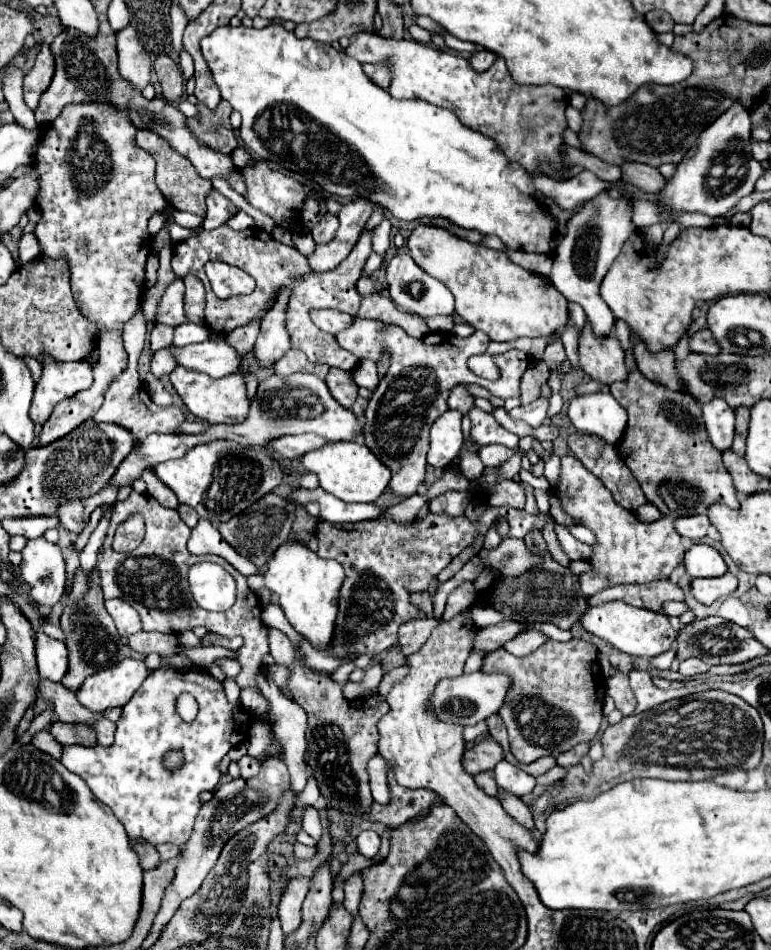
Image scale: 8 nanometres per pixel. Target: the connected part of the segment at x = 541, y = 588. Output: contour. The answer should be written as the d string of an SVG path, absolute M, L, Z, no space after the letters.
M537 529L529 531L525 537L525 543L533 553L537 551L537 555L543 557L543 563L519 577L501 577L501 581L491 591L493 599L505 603L501 613L507 619L529 623L529 625L555 623L561 629L571 629L575 623L581 621L581 615L585 615L585 611L589 607L585 595L581 595L579 577L573 575L571 569L565 569L557 561L553 561L553 557L547 551L547 545L541 537L541 531L537 531Z

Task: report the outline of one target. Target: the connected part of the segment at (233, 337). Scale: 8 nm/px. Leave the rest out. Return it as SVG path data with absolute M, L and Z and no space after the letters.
M257 315L257 319L249 321L247 325L237 327L235 331L231 331L231 333L227 335L227 343L229 343L239 355L247 355L247 353L253 349L253 343L255 343L255 339L257 339L257 335L259 335L259 329L261 329L261 323L259 323L261 319L263 319L263 315Z

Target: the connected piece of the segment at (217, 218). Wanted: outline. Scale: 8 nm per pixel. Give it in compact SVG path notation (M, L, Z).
M213 191L209 197L207 197L207 217L203 221L203 227L205 229L215 229L219 227L221 223L225 223L229 219L229 213L233 211L233 203L223 197L219 191Z

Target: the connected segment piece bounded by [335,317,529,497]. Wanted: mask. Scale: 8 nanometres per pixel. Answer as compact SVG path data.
M355 317L353 323L341 333L337 333L335 337L343 349L351 351L353 355L359 355L359 359L377 361L383 349L387 349L387 353L391 355L391 367L383 377L383 381L377 385L365 409L363 437L365 437L365 445L381 459L381 463L385 463L391 469L393 477L389 487L397 495L405 495L405 497L415 495L419 483L425 481L429 427L431 423L435 423L437 417L441 417L449 409L447 407L449 391L455 385L475 383L501 399L519 397L521 375L529 367L527 355L523 351L511 349L507 353L493 355L495 365L501 369L501 377L497 381L487 381L473 375L467 367L467 359L471 355L483 355L489 345L489 337L481 331L475 331L467 339L461 339L453 333L427 333L421 339L413 339L397 325Z

